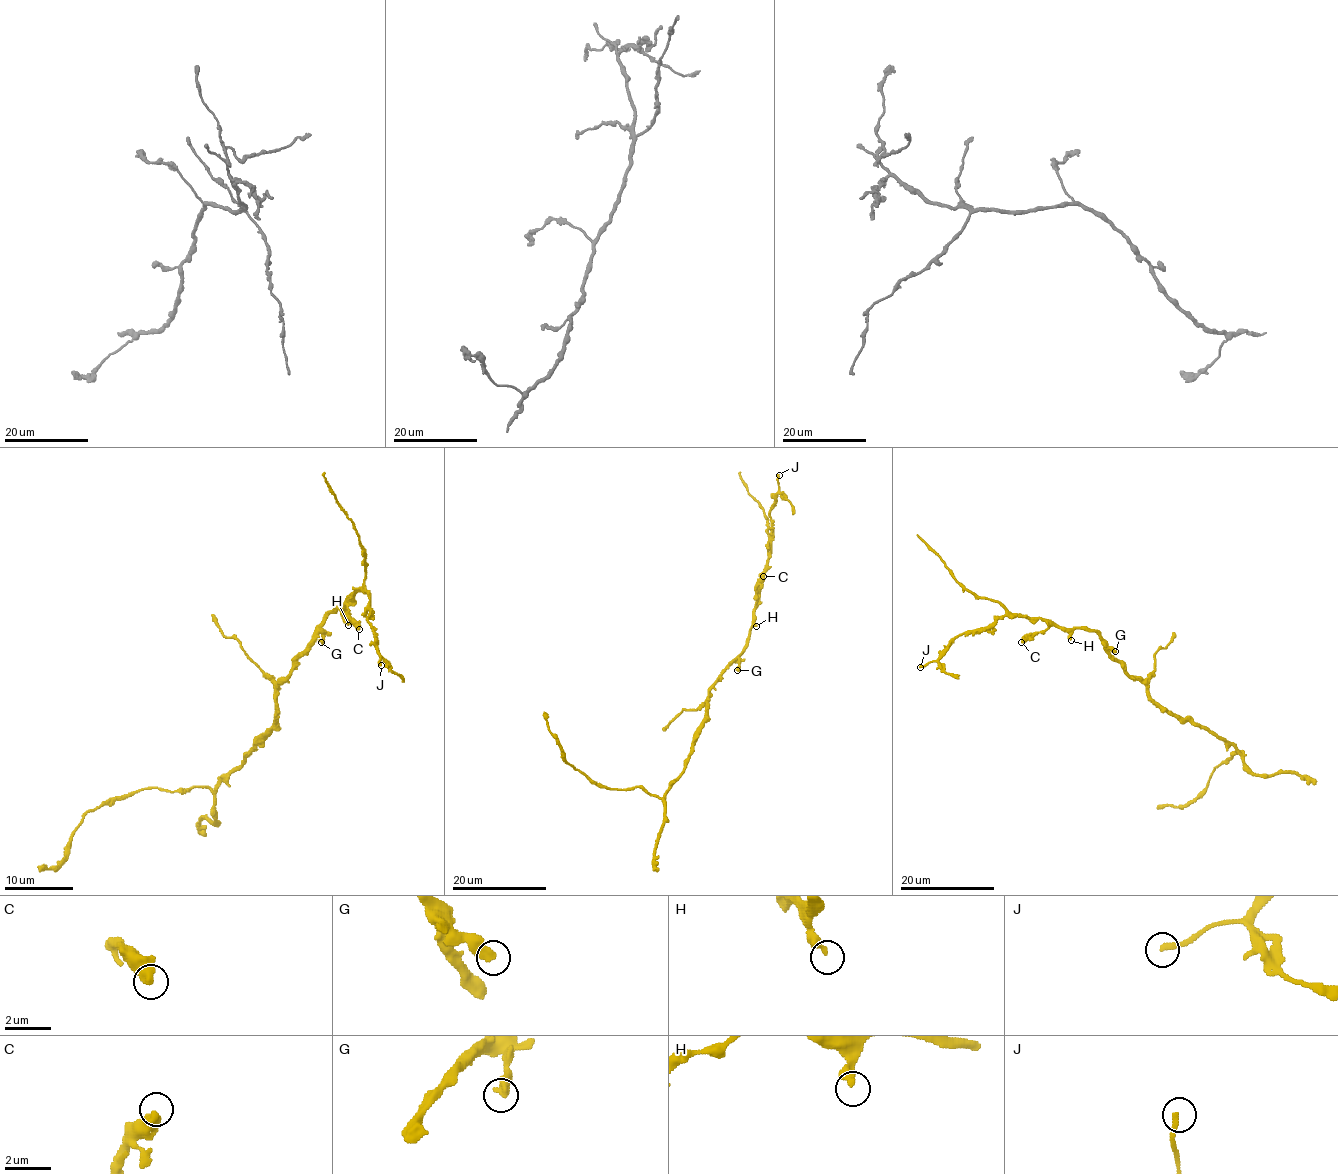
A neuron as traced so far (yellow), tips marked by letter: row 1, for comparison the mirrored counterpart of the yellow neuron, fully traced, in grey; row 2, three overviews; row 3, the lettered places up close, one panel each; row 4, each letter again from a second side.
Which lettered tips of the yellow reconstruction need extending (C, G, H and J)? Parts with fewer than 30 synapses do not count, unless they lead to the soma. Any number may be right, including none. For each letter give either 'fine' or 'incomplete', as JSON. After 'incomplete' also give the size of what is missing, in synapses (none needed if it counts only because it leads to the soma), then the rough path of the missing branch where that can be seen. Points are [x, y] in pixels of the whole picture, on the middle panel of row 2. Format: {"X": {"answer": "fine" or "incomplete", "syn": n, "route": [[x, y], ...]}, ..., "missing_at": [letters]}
{"C": {"answer": "fine"}, "G": {"answer": "fine"}, "H": {"answer": "fine"}, "J": {"answer": "incomplete", "syn": 30}, "missing_at": ["J"]}

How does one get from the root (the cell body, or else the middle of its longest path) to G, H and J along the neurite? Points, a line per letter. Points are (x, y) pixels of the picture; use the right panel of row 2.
G: (1148, 692), (1142, 682), (1126, 672), (1106, 646), (1115, 651)
H: (1148, 692), (1142, 682), (1126, 672), (1095, 631), (1075, 628), (1071, 640)
J: (1148, 692), (1095, 631), (1023, 616), (1001, 616), (987, 627), (967, 630), (935, 661), (920, 667)

